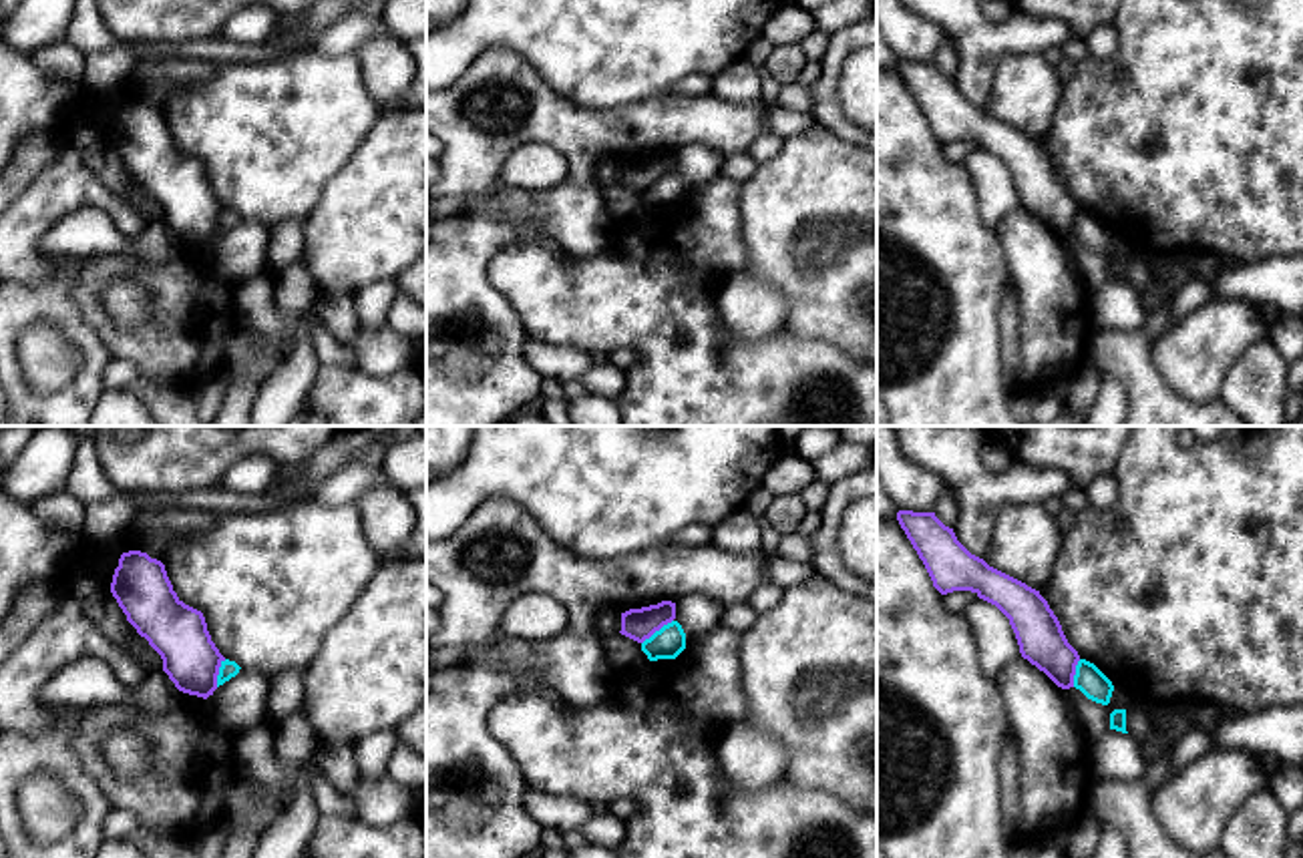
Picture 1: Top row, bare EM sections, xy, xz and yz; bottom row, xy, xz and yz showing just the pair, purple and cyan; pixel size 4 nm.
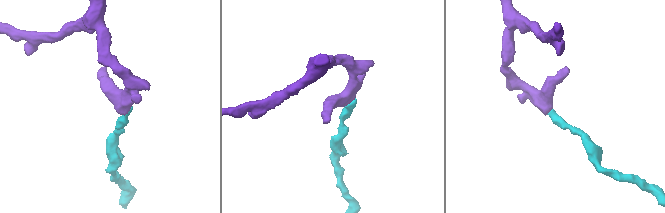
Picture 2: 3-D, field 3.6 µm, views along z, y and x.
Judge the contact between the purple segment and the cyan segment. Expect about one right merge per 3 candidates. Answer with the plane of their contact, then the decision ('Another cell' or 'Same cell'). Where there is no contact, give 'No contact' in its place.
Touches purple in xz. Another cell

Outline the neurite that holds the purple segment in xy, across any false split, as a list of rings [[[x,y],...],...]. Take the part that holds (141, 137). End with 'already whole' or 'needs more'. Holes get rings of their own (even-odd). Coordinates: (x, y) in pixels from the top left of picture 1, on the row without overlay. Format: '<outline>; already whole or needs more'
[[[141,100],[123,102],[111,143],[127,171],[161,205],[175,237],[203,249],[213,245],[225,207],[211,191],[203,163],[173,141],[165,115]]]; already whole

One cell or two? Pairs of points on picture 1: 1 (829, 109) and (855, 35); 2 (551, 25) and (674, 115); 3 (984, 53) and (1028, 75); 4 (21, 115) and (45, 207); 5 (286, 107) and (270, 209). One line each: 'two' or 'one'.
1: one
2: two
3: two
4: two
5: one

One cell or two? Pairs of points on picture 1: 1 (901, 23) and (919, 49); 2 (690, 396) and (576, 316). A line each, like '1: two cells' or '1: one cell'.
1: one cell
2: one cell

